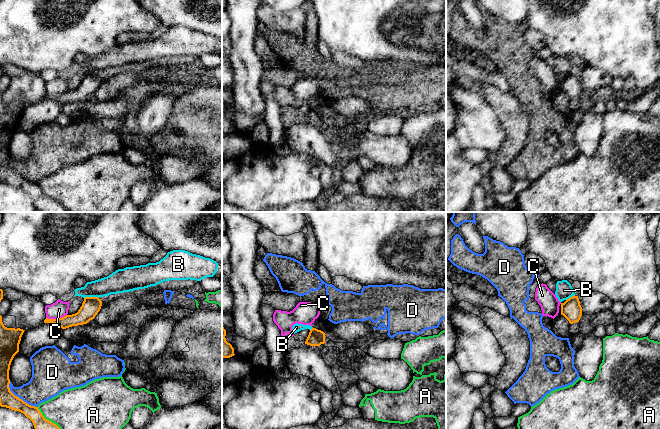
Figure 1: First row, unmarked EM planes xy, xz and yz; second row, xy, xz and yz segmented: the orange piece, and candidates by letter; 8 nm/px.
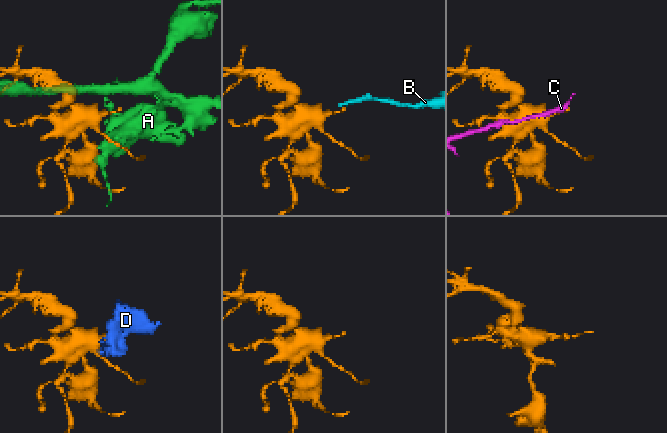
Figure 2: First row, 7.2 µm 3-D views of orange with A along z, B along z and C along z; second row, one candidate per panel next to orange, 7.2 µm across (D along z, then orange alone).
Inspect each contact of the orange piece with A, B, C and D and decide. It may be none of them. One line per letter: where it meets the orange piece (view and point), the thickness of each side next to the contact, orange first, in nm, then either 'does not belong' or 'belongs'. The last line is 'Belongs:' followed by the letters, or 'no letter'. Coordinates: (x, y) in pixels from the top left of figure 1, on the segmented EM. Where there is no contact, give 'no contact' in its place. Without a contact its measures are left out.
A: meets orange in xy at (46, 419); 110 nm thick on the orange side, 320 nm on the other; does not belong
B: meets orange in xy at (91, 297); 150 nm thick on the orange side, 180 nm on the other; does not belong
C: meets orange in xy at (56, 319); 130 nm thick on the orange side, 140 nm on the other; does not belong
D: meets orange in xy at (18, 397); 130 nm thick on the orange side, 260 nm on the other; does not belong
Belongs: no letter

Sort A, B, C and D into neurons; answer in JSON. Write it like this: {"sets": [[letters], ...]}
{"sets": [["A"], ["B", "C"], ["D"]]}

